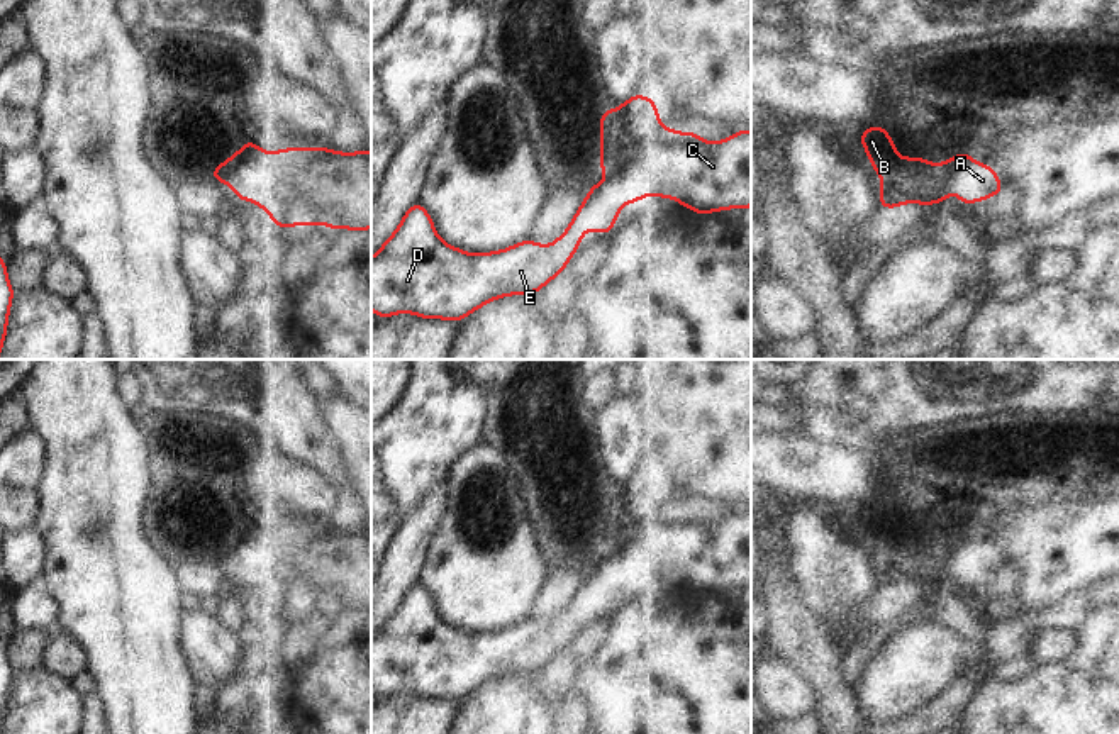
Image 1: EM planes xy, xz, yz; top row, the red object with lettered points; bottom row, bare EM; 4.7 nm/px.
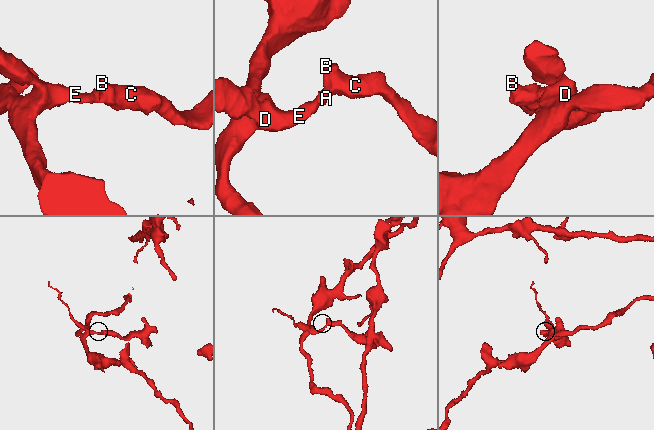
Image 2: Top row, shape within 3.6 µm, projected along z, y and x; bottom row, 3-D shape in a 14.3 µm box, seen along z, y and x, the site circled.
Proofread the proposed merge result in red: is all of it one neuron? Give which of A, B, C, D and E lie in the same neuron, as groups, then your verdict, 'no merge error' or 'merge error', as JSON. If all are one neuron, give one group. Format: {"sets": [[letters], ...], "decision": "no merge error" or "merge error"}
{"sets": [["A", "B", "C", "D", "E"]], "decision": "no merge error"}

